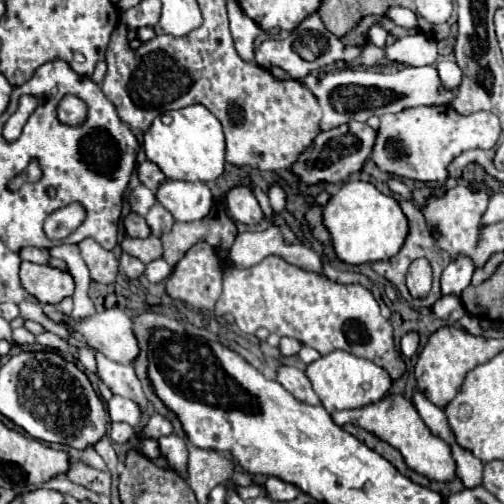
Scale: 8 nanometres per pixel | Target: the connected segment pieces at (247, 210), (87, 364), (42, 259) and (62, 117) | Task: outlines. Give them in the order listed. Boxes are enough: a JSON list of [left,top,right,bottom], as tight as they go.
[[227,186,263,226],[77,348,97,373],[19,248,51,264],[57,96,87,126]]

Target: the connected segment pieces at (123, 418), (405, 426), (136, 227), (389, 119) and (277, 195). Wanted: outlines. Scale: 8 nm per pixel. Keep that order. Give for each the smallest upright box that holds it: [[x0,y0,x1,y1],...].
[[107,396,139,426],[331,396,455,482],[123,214,151,238],[371,106,501,182],[269,186,285,214]]

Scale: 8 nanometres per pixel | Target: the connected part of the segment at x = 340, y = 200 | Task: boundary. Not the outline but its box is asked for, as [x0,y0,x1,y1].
[323,180,407,266]

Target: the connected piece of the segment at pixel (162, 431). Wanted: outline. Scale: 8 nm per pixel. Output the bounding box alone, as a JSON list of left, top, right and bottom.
[143,412,173,440]

